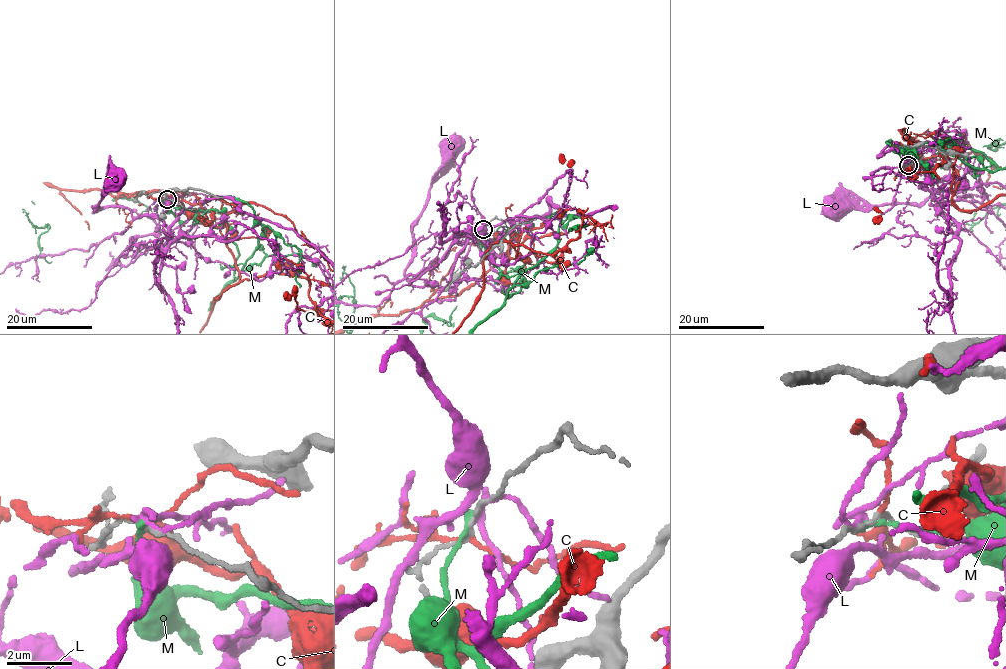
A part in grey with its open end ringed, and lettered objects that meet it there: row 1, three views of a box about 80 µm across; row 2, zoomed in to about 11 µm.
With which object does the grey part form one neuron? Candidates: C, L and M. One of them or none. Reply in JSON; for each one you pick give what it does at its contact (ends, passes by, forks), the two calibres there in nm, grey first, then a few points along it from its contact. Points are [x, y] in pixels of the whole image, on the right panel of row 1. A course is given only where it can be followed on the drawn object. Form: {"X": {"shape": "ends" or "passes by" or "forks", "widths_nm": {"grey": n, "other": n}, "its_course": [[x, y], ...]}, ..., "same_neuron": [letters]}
{"M": {"shape": "ends", "widths_nm": {"grey": 120, "other": 200}}, "same_neuron": ["M"]}

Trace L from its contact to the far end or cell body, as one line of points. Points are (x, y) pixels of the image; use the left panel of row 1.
L: (168, 199), (178, 199), (180, 215), (168, 225), (133, 216), (123, 206), (93, 211), (101, 191), (115, 182)

